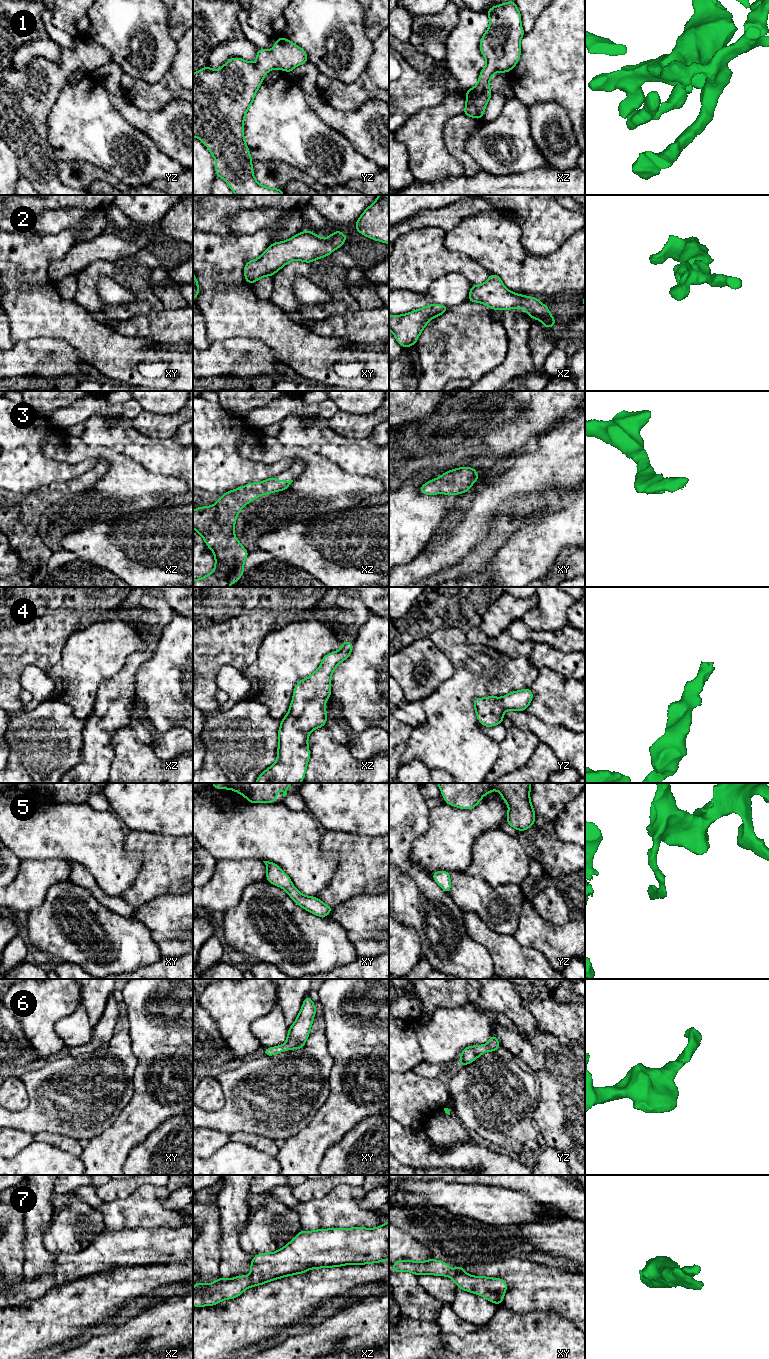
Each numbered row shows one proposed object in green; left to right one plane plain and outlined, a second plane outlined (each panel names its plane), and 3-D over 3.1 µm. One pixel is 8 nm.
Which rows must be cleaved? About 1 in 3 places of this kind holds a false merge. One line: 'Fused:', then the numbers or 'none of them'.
Fused: none of them

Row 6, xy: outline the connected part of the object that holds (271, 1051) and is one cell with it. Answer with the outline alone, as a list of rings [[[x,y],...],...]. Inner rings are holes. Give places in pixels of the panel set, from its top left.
[[[307,996],[295,1022],[289,1027],[286,1042],[280,1046],[264,1049],[264,1055],[273,1056],[284,1050],[302,1049],[310,1034],[315,1014],[316,1007],[310,996]]]

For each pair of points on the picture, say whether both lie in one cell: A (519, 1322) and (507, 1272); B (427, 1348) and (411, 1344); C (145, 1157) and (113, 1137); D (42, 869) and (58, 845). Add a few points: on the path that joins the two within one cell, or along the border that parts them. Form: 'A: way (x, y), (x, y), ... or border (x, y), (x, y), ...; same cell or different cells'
A: border (501, 1304), (517, 1312), (540, 1311); different cells
B: way (423, 1348), (415, 1348); same cell
C: border (150, 1134), (131, 1150), (123, 1164); different cells
D: border (26, 858), (64, 859), (66, 861); different cells

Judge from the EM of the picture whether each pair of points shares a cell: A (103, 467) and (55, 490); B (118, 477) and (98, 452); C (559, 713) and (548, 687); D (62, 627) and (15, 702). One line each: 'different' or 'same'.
A: same
B: same
C: same
D: same

